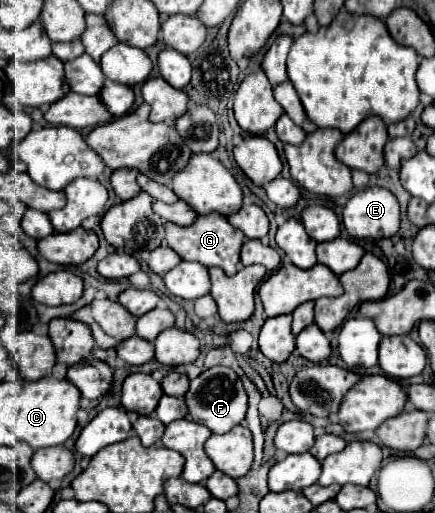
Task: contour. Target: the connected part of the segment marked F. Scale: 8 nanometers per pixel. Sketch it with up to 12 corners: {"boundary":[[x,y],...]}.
{"boundary":[[230,367],[190,381],[190,419],[212,433],[244,421],[248,395]]}

